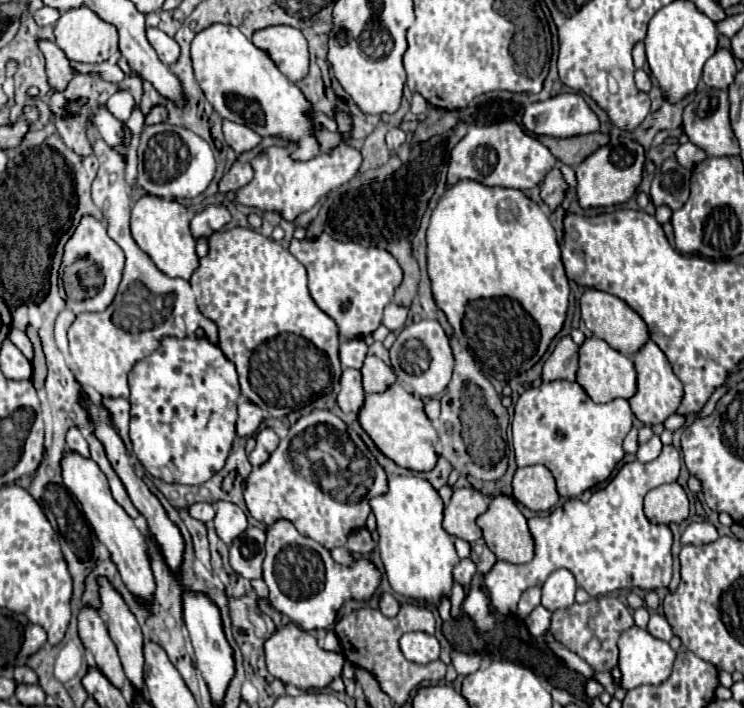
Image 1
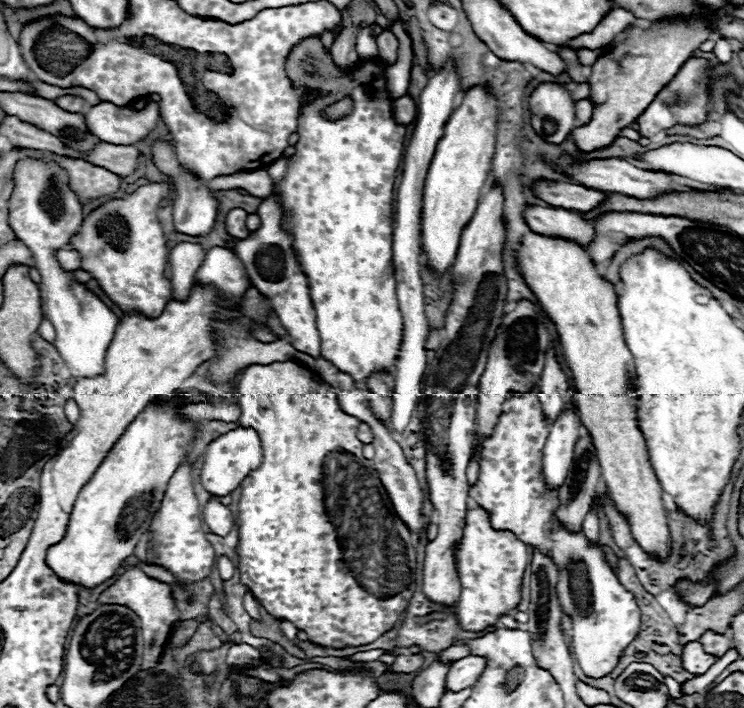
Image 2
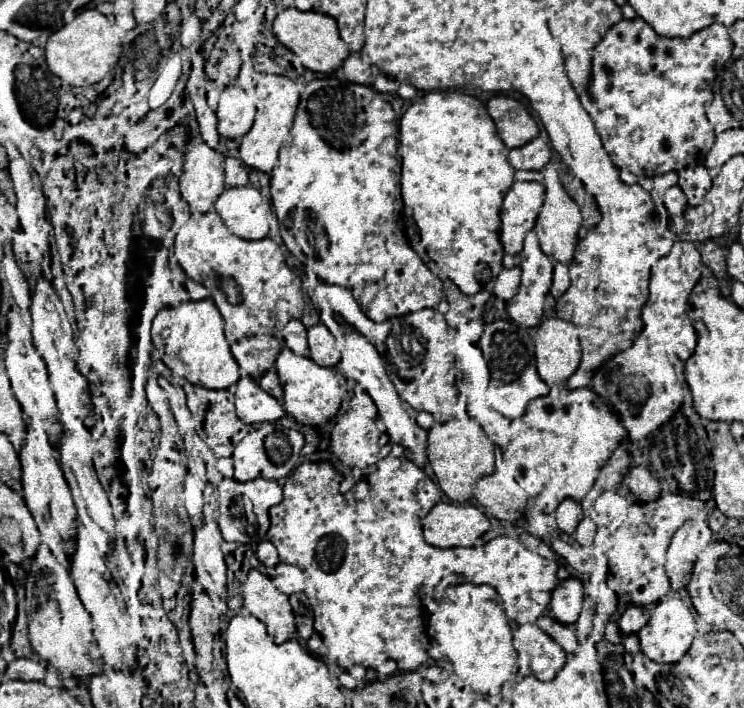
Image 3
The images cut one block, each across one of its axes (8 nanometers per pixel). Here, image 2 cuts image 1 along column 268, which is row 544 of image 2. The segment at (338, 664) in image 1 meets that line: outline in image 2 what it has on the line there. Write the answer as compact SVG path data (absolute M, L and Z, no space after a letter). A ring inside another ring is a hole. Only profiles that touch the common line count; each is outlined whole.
M536 232L526 234L518 250L518 266L538 304L556 324L566 364L572 370L580 420L594 438L608 496L618 512L628 518L638 546L654 558L668 558L672 538L662 504L662 490L636 418L638 396L628 388L628 382L636 380L636 372L632 354L624 342L614 286L596 272L584 248Z

